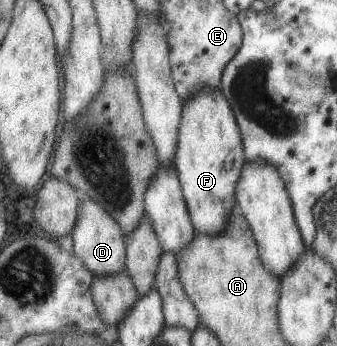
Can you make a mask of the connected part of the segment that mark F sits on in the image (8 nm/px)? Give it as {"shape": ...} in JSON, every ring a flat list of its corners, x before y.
{"shape":[[202,89,190,100,182,101,182,112,178,131,177,149,173,168,176,171,180,190,187,213,196,234,207,237,221,235,226,228,230,215,236,209,235,184,239,180,239,172,246,162,241,135,229,104,217,89]]}

